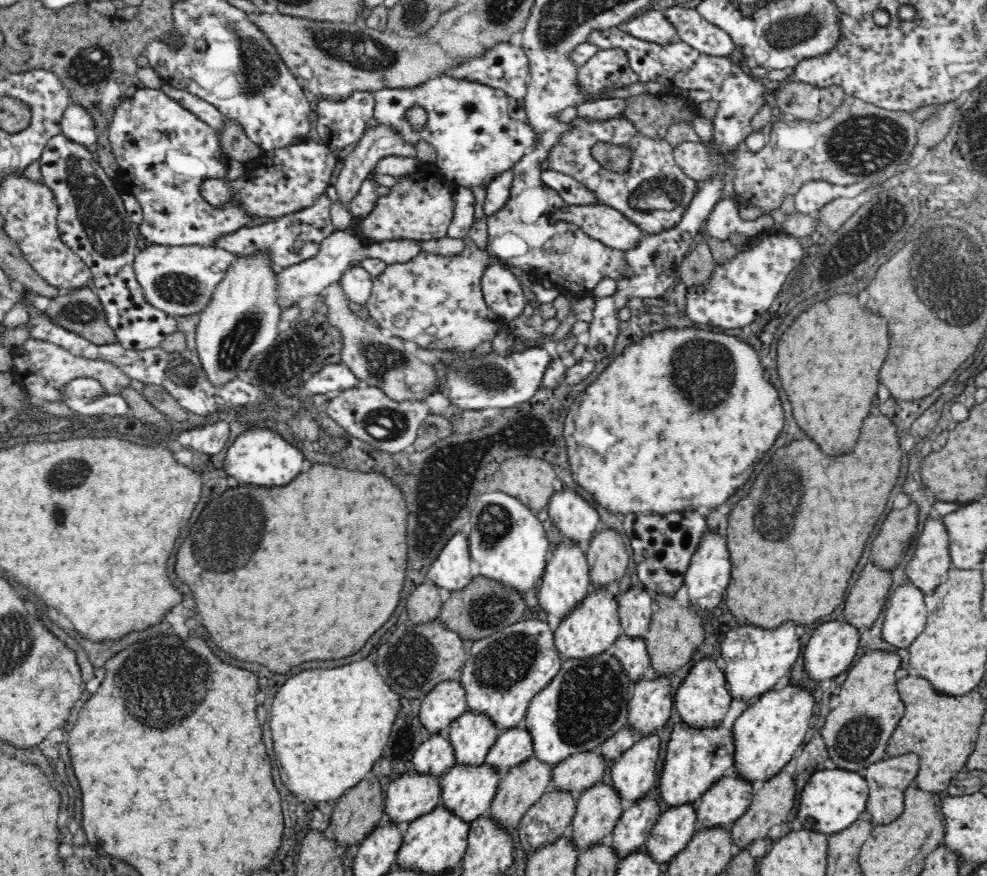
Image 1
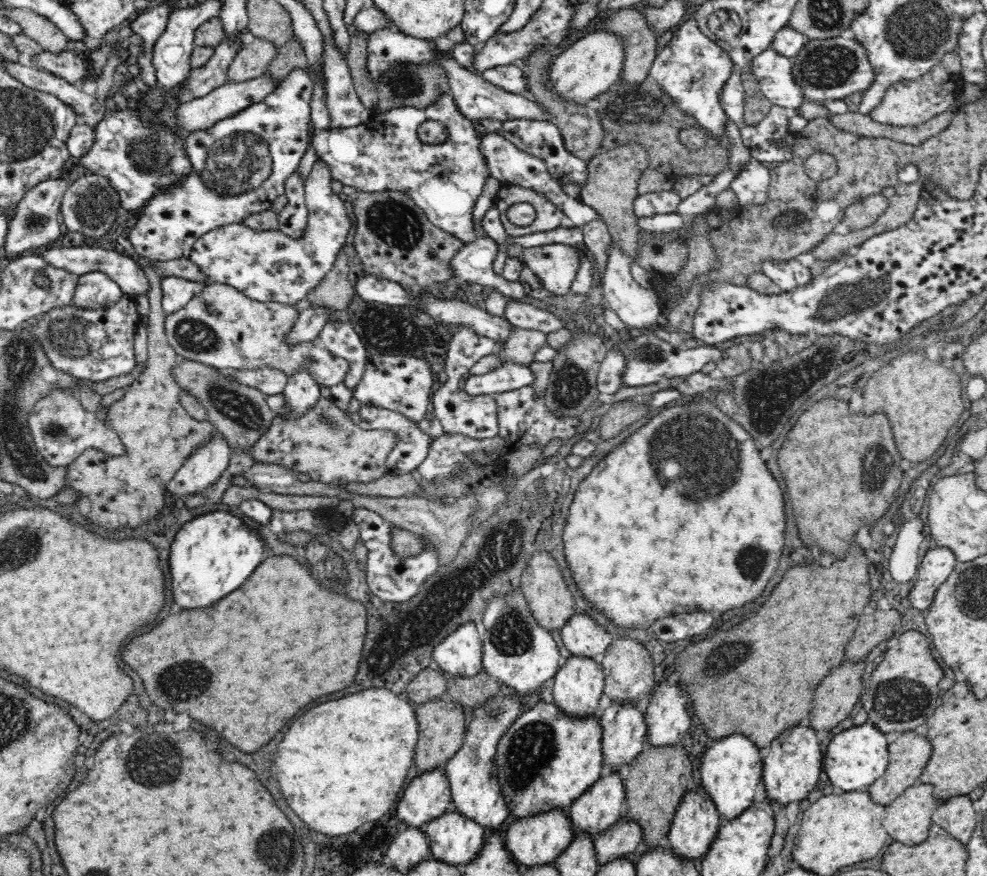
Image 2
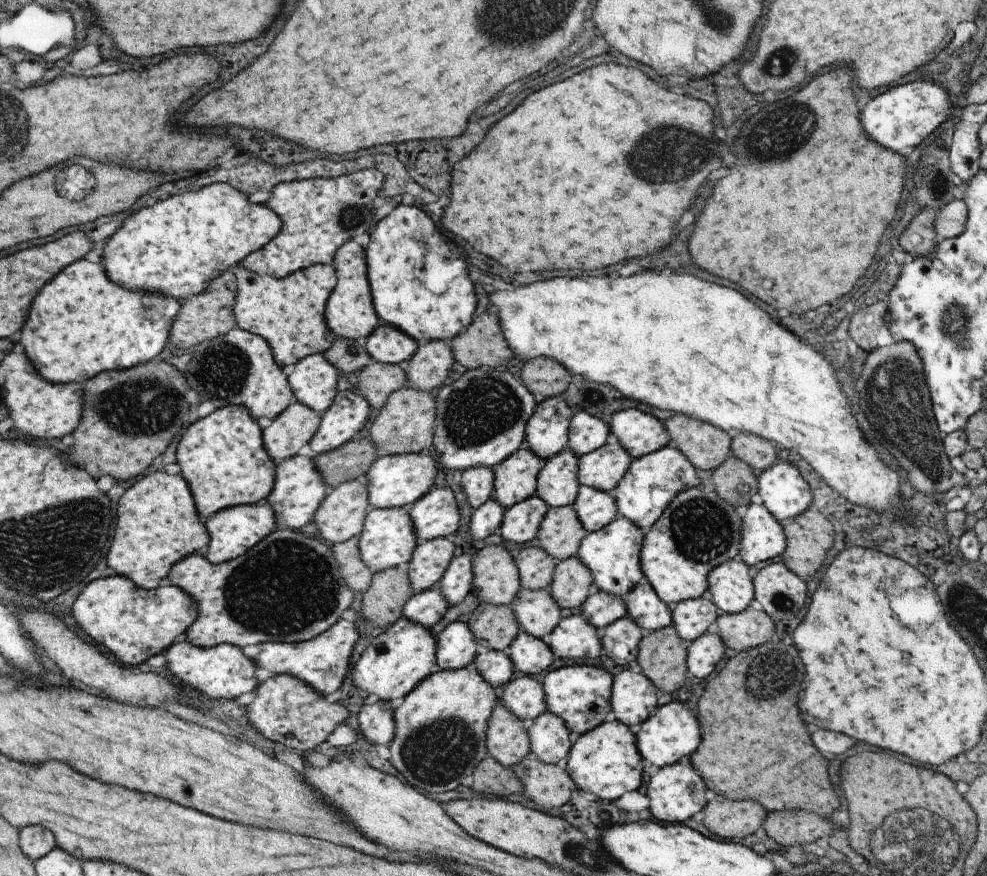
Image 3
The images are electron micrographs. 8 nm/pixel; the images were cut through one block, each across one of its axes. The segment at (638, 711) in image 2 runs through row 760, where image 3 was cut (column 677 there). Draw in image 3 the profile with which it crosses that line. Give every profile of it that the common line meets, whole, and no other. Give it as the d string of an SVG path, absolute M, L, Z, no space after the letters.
M704 595L674 604L671 607L671 624L679 638L694 641L715 622L719 613L713 601Z

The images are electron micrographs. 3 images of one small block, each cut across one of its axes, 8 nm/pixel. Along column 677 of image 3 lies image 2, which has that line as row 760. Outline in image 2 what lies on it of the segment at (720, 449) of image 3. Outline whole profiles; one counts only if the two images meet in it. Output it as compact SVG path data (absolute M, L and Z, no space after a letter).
M446 698L414 705L414 711L416 711L416 719L418 719L419 732L413 766L416 767L419 774L434 772L434 770L444 773L448 760L462 748L462 744L466 740L468 715L459 704L449 702Z

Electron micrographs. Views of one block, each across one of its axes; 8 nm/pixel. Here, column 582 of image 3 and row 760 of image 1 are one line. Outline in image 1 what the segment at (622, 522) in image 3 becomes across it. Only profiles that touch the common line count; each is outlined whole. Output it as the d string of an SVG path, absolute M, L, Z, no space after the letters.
M610 651L603 653L596 658L588 658L588 660L565 660L561 665L560 672L550 681L550 684L530 701L522 725L530 733L533 754L538 761L554 768L574 753L597 750L601 744L604 744L626 725L634 683L630 683L620 662Z

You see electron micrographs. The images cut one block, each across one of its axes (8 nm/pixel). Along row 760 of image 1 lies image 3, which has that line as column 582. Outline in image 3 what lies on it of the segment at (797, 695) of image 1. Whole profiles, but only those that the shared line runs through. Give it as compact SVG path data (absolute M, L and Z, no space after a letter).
M619 721L602 722L593 730L588 730L580 736L573 737L563 768L568 772L577 790L585 790L594 794L597 799L616 800L625 792L639 788L641 782L641 768L643 760L636 747L636 738L627 725Z

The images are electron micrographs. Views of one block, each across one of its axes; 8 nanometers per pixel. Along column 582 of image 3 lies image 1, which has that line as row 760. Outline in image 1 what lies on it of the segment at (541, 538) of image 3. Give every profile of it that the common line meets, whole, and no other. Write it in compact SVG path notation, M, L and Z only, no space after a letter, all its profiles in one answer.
M534 754L525 763L511 768L502 775L499 781L494 801L488 810L487 816L506 833L512 832L520 824L524 813L541 800L541 796L552 787L553 768L538 761Z

